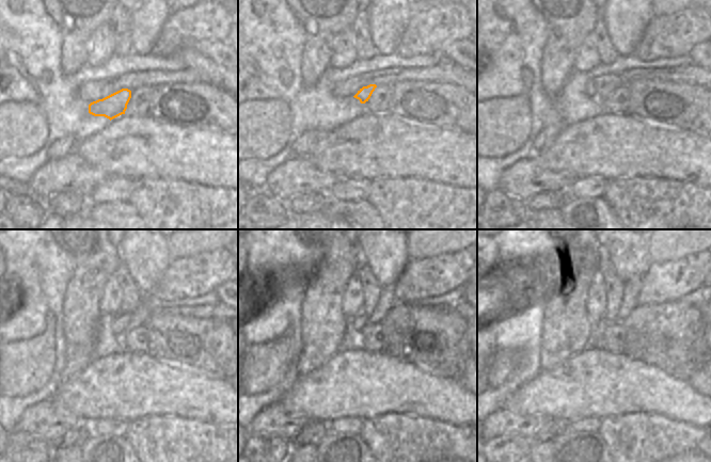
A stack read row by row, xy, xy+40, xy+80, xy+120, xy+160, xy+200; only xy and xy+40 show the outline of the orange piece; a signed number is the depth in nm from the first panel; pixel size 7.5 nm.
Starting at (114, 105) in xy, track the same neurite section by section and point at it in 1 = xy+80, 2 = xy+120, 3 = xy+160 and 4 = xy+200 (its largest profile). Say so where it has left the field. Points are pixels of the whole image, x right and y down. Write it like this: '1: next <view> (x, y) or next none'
1: next xy+80 (607, 89)
2: next xy+120 (140, 316)
3: next xy+160 (388, 300)
4: next xy+200 (632, 287)

